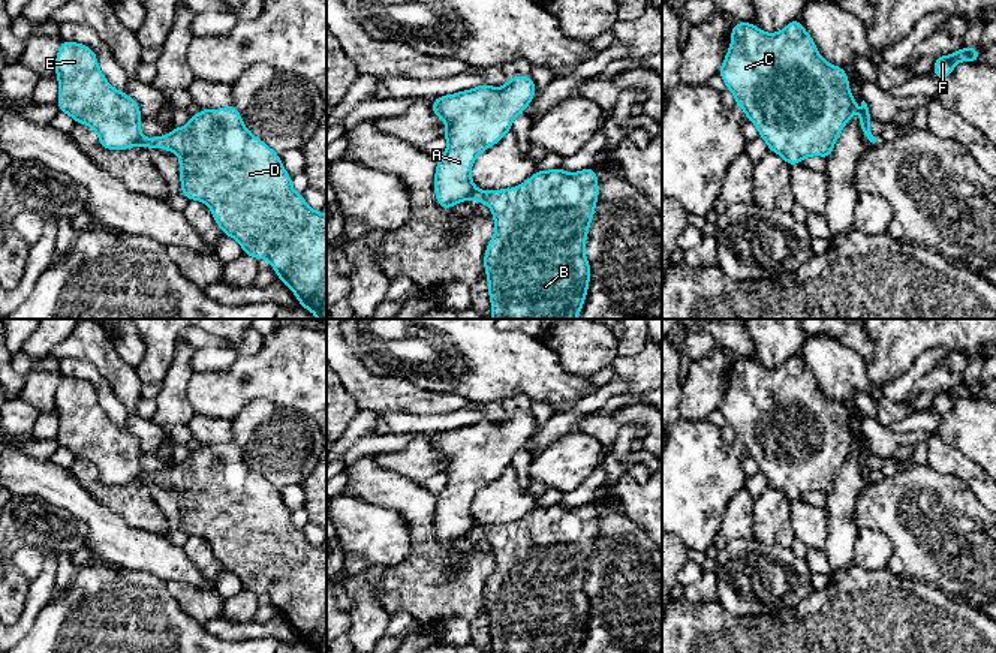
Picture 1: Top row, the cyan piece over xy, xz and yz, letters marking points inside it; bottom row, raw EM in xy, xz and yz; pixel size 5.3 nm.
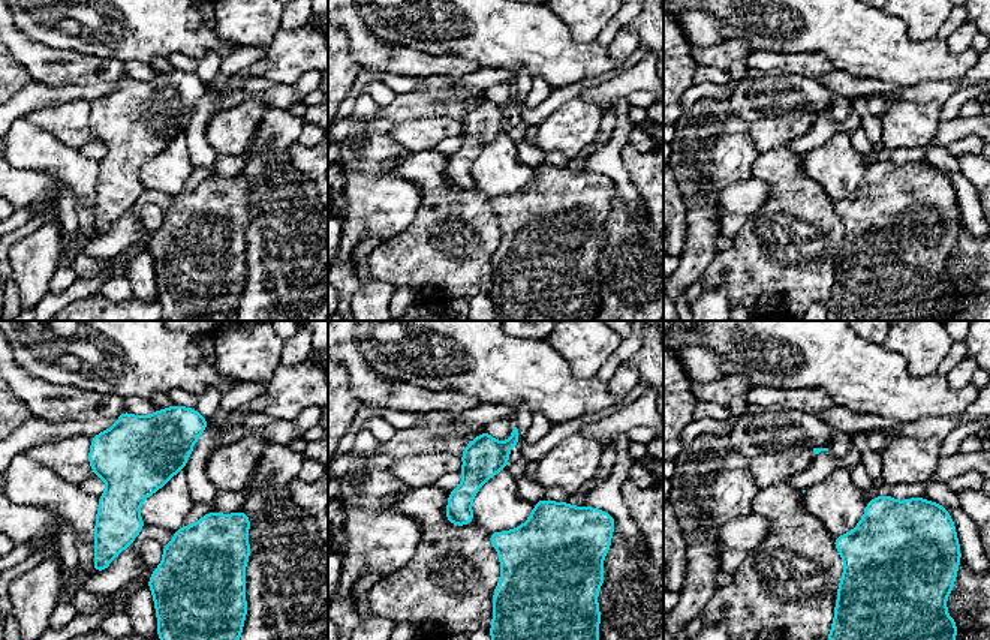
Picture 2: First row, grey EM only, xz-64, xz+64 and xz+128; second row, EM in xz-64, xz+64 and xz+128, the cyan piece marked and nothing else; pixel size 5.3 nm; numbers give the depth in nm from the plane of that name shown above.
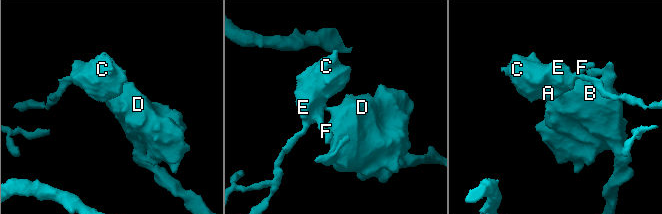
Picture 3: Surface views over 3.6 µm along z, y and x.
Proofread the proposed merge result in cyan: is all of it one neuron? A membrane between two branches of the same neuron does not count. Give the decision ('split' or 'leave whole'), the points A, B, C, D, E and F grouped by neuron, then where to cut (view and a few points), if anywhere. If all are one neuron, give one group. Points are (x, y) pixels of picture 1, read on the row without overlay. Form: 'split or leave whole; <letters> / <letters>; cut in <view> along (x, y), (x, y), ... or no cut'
split; A C E F / B D; cut in xz along (477, 526), (471, 532)

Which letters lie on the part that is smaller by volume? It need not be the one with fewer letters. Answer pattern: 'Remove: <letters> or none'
Remove: A, C, E, F

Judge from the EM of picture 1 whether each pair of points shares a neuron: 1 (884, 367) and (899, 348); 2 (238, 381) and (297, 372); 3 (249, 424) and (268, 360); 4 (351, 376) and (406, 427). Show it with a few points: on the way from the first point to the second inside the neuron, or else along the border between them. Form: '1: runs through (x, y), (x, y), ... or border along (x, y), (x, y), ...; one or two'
1: runs through (888, 363), (894, 352); one
2: runs through (253, 376), (282, 372); one
3: border along (289, 406), (252, 399), (231, 421); two
4: border along (424, 414), (385, 412), (382, 415); two

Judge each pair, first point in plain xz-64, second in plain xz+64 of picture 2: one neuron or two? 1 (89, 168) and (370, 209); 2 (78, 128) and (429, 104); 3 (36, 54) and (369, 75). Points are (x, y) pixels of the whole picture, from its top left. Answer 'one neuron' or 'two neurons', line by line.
1: two neurons
2: two neurons
3: two neurons

